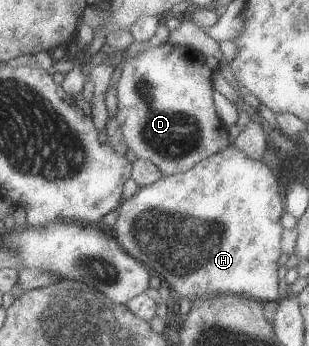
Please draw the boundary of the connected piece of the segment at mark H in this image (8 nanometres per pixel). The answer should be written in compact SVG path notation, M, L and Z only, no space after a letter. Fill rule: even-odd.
M230 139L229 144L223 150L219 150L219 152L215 152L212 156L203 158L203 160L197 162L190 170L175 175L162 175L159 180L155 180L149 186L138 187L132 196L123 199L120 206L116 209L117 220L112 227L112 235L117 244L121 246L123 252L127 252L129 256L147 267L152 274L156 274L176 298L182 297L193 300L205 298L206 296L230 293L252 297L257 301L262 301L263 304L270 300L278 301L282 296L282 290L277 283L279 282L279 279L277 279L277 268L279 267L277 259L281 253L279 238L281 238L282 229L279 225L279 216L285 211L282 199L283 193L283 187L274 178L271 169L261 160L254 161L247 158L237 146L233 145L232 139Z

